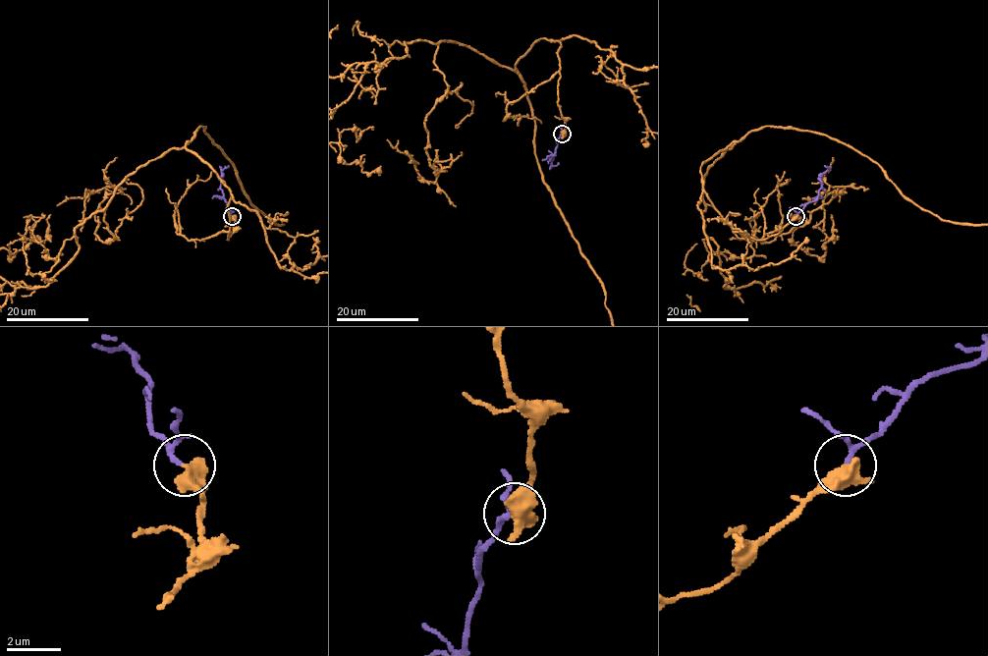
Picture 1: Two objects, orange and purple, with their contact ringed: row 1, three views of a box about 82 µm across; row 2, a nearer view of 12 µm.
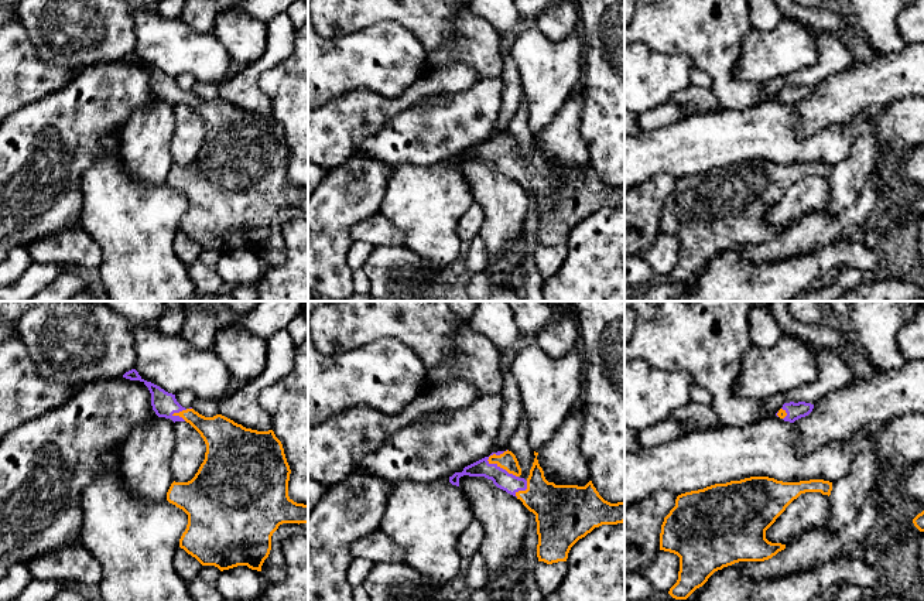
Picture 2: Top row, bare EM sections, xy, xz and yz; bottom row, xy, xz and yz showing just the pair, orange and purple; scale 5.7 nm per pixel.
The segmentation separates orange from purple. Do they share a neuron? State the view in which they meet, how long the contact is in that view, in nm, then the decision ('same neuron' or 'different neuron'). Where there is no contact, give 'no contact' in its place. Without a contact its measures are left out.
contact in xz; length 200 nm; same neuron

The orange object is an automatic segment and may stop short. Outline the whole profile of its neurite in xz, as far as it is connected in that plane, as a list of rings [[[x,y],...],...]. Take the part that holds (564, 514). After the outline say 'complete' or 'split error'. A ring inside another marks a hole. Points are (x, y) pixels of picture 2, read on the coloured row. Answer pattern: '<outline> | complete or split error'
[[[506,450],[492,453],[449,477],[452,485],[459,486],[459,478],[485,477],[516,496],[535,515],[537,557],[547,564],[567,561],[571,547],[595,527],[624,522],[624,502],[605,501],[592,481],[585,486],[555,485],[548,482],[534,451],[534,462],[527,479],[521,478],[521,468],[516,455]]] | split error

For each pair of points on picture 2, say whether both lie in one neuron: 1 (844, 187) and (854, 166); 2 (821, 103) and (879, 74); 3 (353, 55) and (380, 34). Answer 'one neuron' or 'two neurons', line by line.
1: one neuron
2: one neuron
3: one neuron

